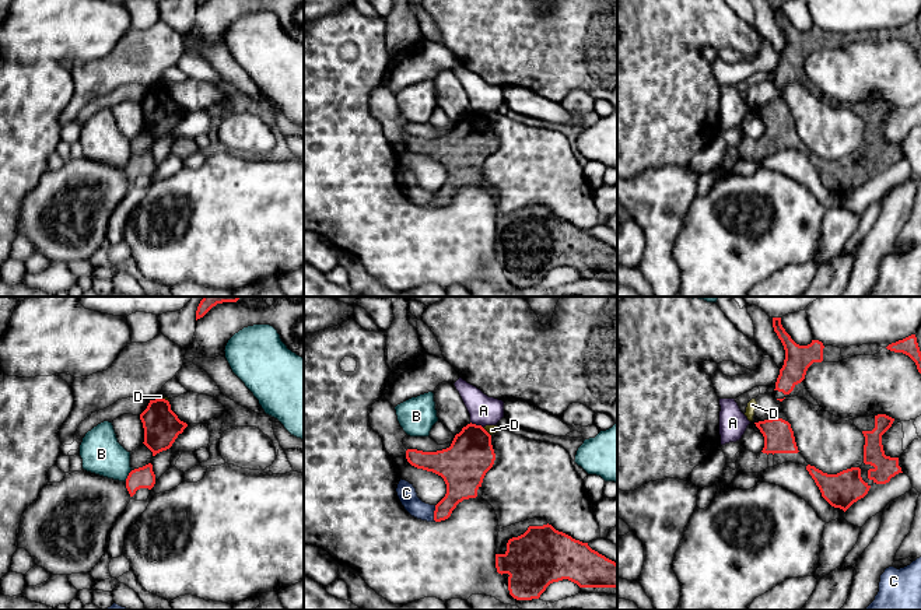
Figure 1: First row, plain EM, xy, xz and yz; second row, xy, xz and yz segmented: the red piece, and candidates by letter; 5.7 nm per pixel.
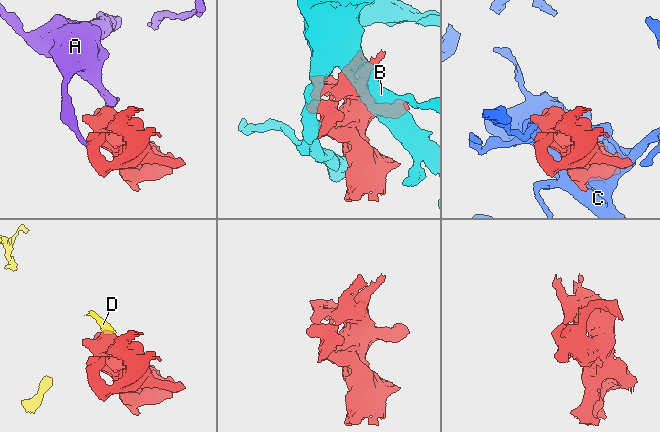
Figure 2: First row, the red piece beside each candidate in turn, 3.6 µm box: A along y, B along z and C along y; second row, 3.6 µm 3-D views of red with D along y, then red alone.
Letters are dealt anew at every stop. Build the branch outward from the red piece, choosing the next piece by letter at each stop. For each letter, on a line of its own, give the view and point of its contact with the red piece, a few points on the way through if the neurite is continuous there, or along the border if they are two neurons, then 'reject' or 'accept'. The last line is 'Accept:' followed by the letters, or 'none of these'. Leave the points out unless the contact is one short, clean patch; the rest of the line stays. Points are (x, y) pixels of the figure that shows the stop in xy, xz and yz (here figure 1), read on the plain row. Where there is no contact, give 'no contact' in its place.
A: contact xz (475, 111); border xz (470, 108), (482, 114); reject
B: contact xy (128, 162); border xy (132, 157), (125, 167); reject
C: contact xz (434, 200); reject
D: contact xy (164, 86); border xy (158, 84), (164, 84), (168, 88); reject
Accept: none of these

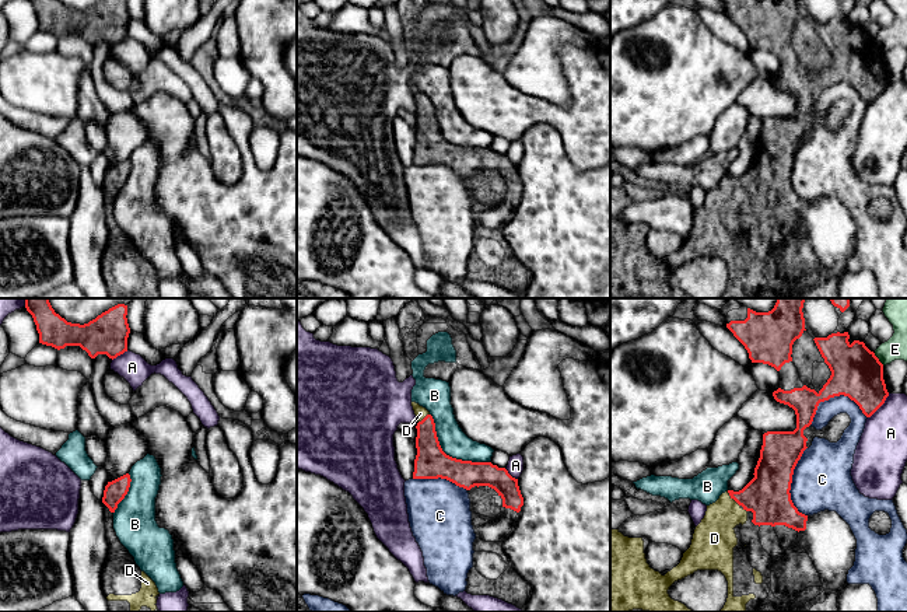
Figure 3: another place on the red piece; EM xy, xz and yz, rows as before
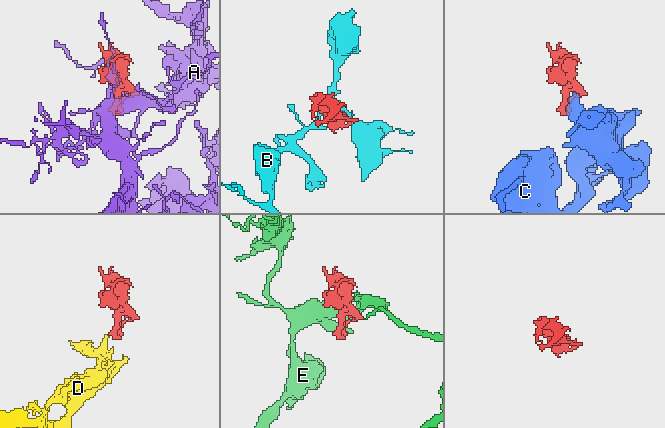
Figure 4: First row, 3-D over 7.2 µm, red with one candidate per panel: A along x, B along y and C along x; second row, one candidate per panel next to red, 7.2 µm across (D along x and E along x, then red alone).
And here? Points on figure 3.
A: contact yz (879, 93); reject
B: contact xz (448, 142); reject
C: contact yz (833, 83); reject
D: contact yz (732, 184); way yz (767, 182), (732, 184), (717, 212), (714, 223); accept
E: contact yz (878, 45); border yz (874, 39), (883, 51); reject
Accept: D

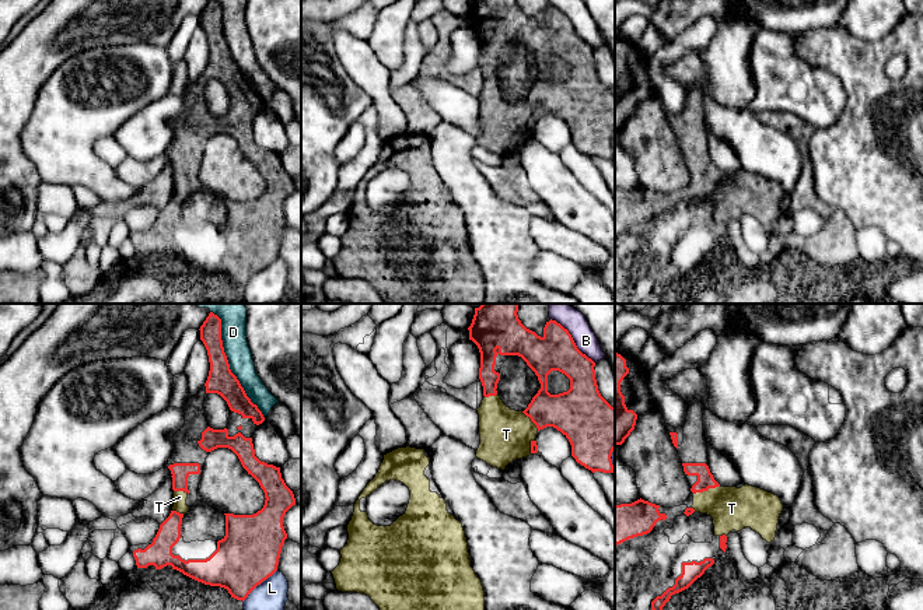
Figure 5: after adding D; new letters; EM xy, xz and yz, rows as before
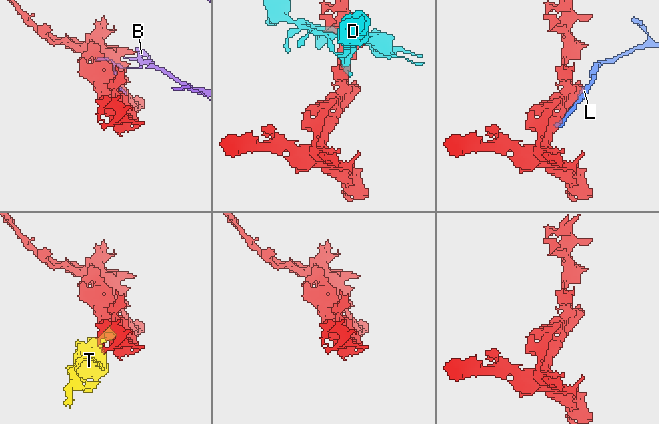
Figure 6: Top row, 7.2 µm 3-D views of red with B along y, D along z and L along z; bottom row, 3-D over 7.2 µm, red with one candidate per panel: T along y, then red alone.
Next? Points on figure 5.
B: contact xz (572, 25); reject
D: contact xy (228, 52); reject
L: contact xy (259, 270); reject
T: contact yz (706, 176); accept
Accept: T

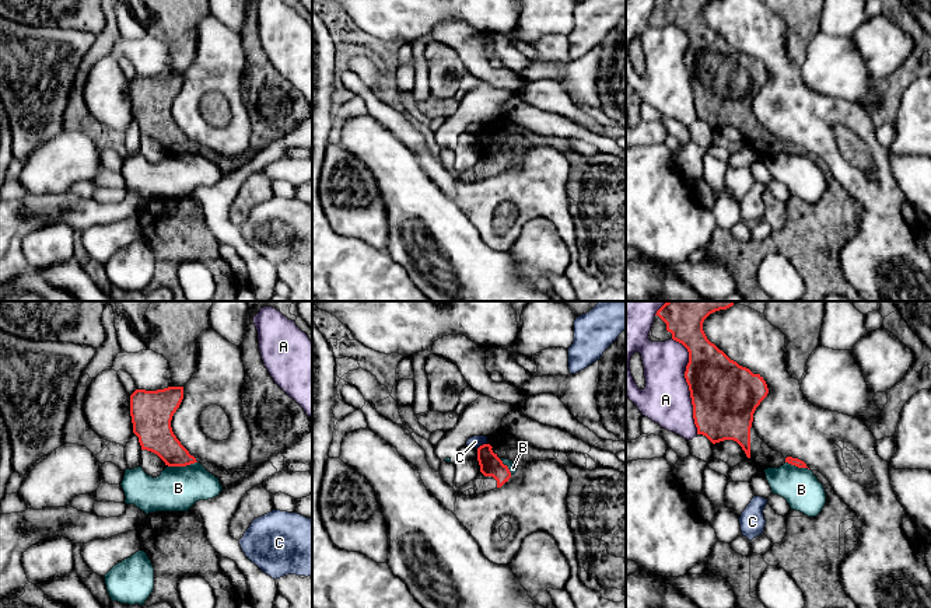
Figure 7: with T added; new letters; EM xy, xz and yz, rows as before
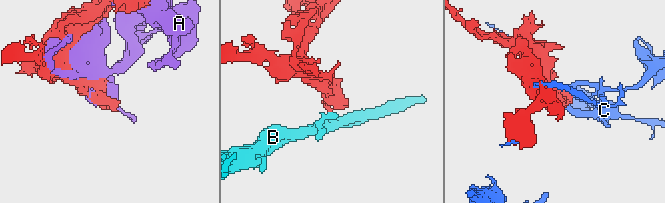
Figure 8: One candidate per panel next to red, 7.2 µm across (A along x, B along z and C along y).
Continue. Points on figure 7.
A: contact yz (688, 70); reject
B: contact xy (182, 152); border xy (196, 147), (188, 152), (168, 153); reject
C: contact xz (480, 132); reject
Accept: none of these

